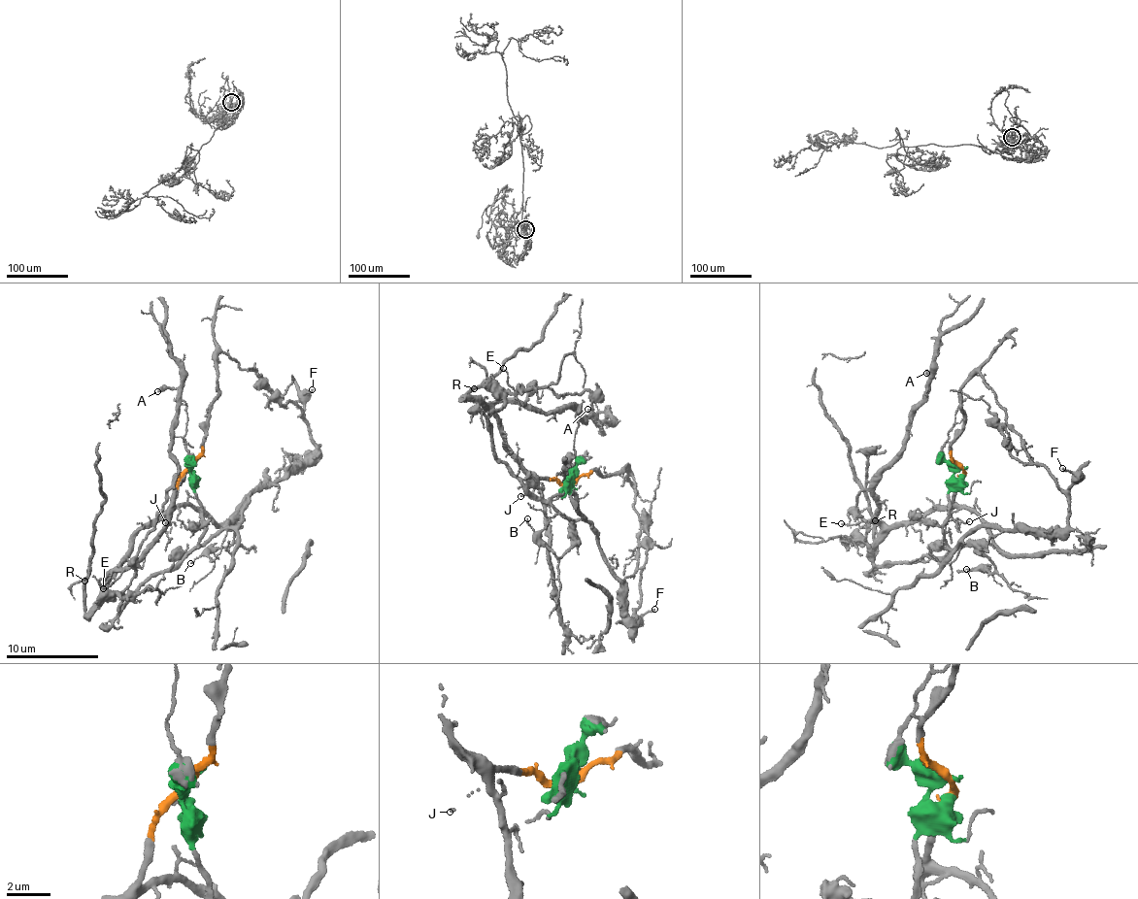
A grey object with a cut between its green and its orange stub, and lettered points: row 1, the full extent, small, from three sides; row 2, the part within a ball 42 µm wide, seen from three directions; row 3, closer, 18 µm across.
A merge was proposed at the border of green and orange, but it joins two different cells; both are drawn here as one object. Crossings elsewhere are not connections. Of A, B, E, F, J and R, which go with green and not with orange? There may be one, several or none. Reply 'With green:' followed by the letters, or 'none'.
With green: B, F

